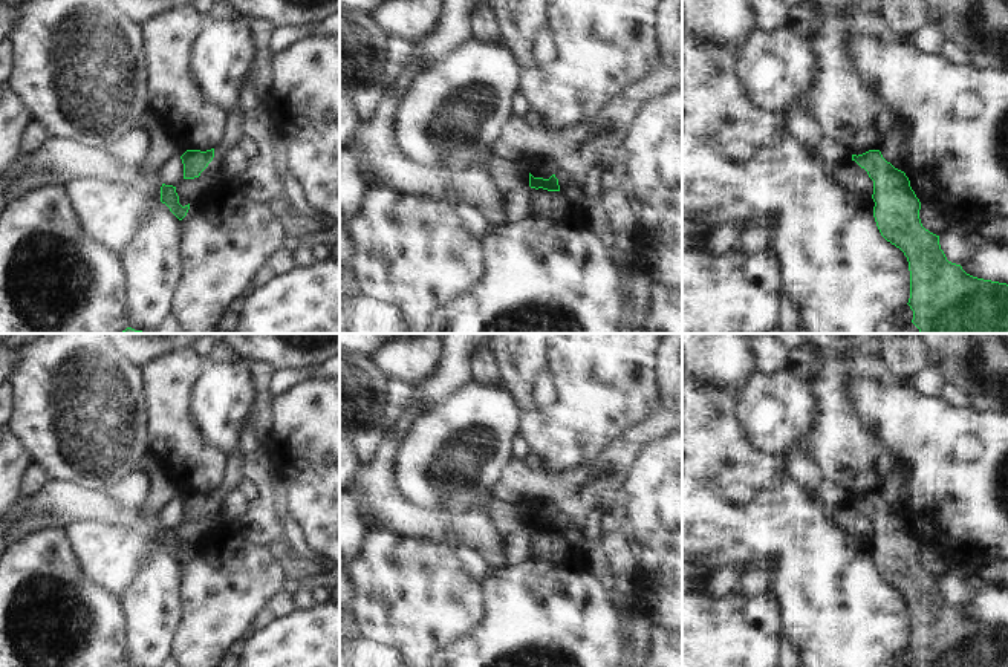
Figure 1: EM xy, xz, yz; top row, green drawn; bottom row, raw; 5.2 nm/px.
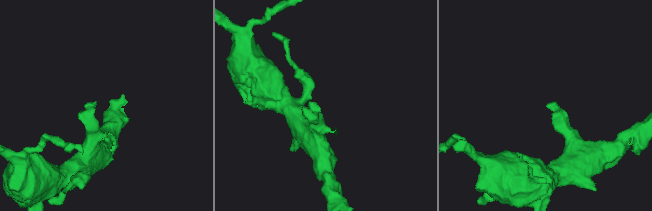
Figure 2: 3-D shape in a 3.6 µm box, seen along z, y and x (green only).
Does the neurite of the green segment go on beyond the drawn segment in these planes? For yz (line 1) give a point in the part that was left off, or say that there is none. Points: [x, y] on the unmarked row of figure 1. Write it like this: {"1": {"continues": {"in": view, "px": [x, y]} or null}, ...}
{"1": {"continues": null}}

